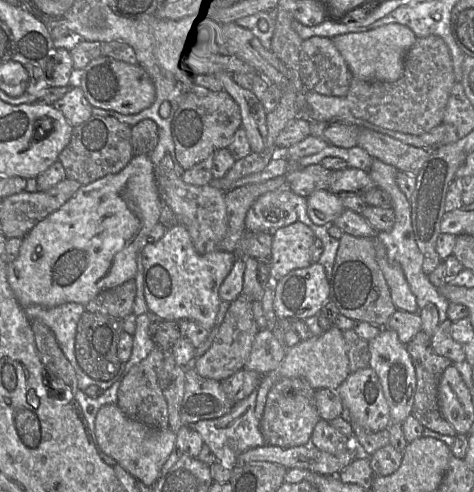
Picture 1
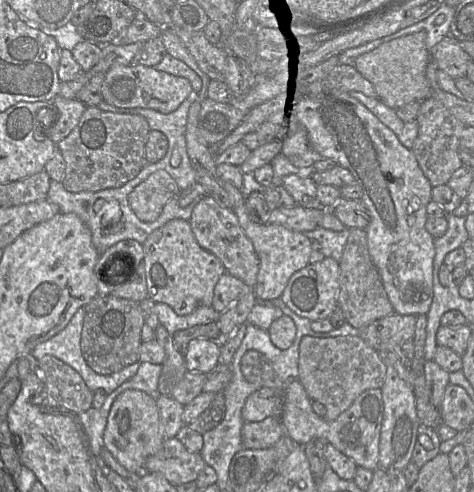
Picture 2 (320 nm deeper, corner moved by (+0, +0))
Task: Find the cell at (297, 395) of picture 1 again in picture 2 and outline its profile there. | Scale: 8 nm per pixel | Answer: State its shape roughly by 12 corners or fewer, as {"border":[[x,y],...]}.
{"border":[[281,417],[244,422],[243,449],[264,449],[285,435]]}

